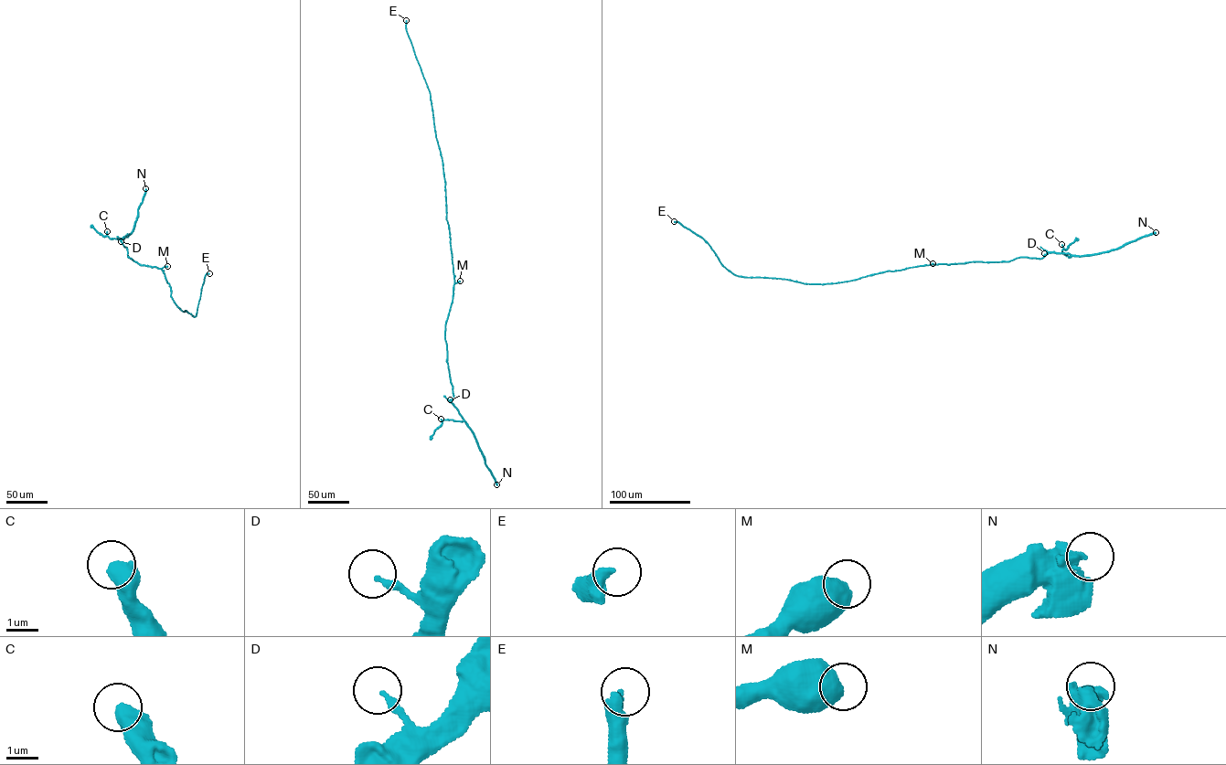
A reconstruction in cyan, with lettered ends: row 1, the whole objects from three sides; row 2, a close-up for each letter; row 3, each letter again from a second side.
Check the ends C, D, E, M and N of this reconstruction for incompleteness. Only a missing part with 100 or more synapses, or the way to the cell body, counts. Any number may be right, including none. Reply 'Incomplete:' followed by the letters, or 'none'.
Incomplete: E

